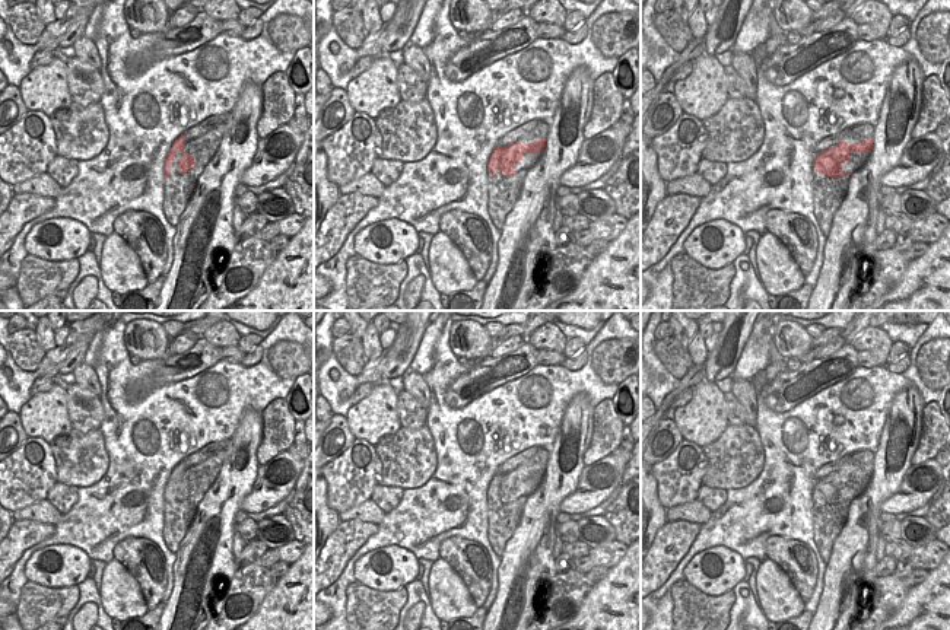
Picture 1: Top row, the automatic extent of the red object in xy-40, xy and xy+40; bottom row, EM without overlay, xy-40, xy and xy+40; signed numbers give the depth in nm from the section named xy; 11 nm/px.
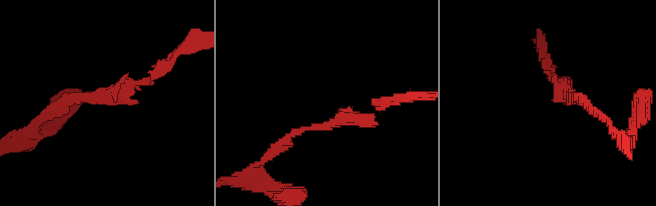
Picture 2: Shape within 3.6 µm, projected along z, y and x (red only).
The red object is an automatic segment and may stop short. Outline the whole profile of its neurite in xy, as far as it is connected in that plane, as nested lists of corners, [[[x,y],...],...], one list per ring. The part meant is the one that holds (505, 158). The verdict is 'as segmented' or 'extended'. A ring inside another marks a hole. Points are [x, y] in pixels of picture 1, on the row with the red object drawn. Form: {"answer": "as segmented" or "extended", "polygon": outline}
{"answer": "as segmented", "polygon": [[[546,139],[534,140],[528,144],[515,141],[506,147],[495,147],[489,158],[487,169],[492,172],[492,176],[498,172],[501,172],[502,176],[512,176],[517,174],[514,165],[522,160],[524,153],[543,153],[544,147]]]}

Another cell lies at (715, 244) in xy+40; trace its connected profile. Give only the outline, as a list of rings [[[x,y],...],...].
[[[712,220],[698,226],[683,242],[684,254],[706,268],[718,270],[744,252],[743,230],[724,220]]]

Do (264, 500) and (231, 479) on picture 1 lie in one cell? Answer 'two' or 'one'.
two

